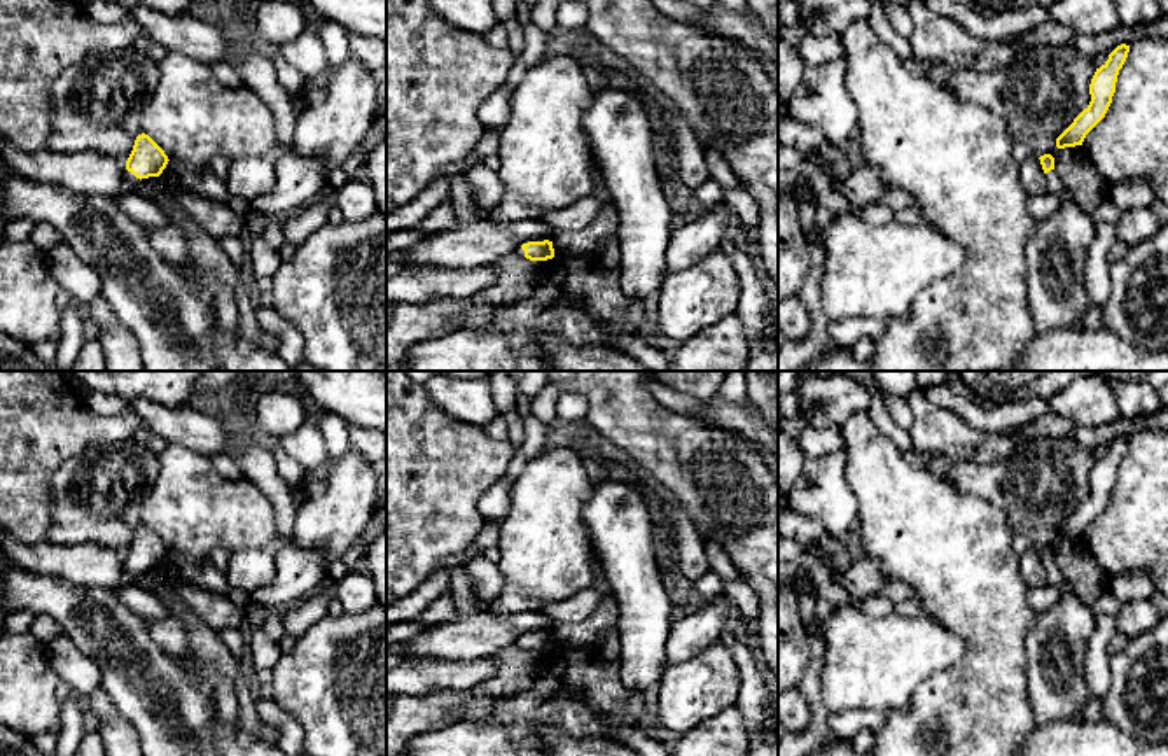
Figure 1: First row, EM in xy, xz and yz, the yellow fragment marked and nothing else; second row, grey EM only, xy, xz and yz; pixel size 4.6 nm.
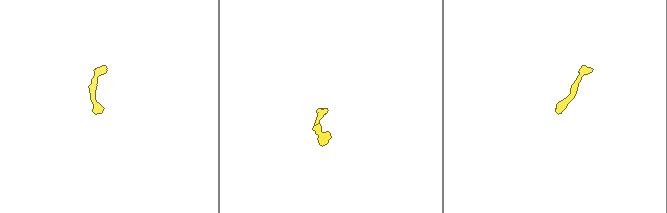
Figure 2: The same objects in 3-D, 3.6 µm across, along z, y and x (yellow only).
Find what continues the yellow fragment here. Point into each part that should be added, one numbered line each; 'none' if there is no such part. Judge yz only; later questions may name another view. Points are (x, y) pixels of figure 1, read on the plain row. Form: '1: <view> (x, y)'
1: yz (1056, 646)

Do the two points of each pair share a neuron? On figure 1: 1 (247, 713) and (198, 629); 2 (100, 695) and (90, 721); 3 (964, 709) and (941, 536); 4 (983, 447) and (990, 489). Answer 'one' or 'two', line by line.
1: one
2: two
3: one
4: two

